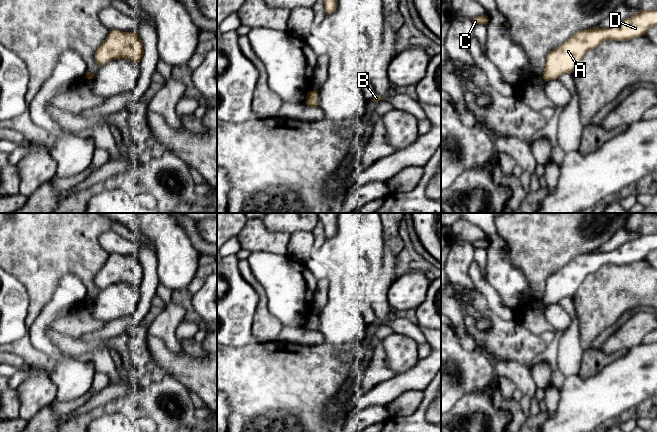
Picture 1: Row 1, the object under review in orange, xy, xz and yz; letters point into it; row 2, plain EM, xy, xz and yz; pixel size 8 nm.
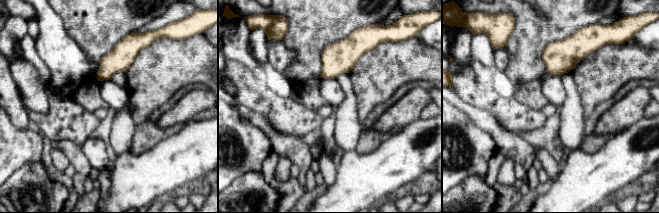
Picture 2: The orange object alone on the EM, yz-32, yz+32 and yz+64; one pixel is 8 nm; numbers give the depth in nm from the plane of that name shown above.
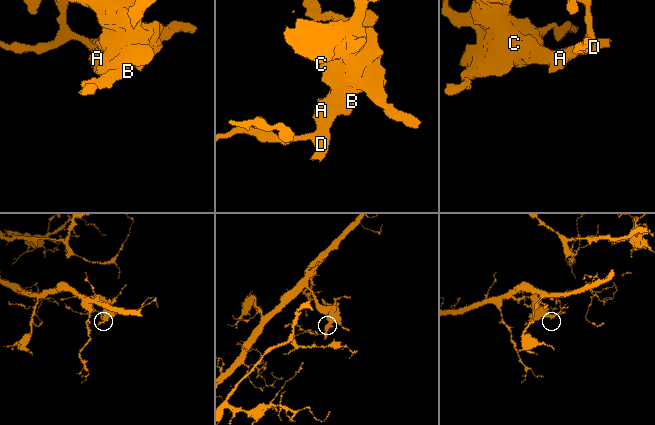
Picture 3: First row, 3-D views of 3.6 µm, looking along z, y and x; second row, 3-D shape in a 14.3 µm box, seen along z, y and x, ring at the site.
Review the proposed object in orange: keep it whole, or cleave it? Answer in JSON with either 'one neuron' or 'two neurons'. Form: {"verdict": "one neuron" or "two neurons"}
{"verdict": "one neuron"}

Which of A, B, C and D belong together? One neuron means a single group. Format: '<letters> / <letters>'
A B C D

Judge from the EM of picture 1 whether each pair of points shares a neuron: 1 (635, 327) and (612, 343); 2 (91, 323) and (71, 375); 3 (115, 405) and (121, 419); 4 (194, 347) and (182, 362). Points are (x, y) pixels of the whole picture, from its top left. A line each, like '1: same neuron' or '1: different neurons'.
1: same neuron
2: different neurons
3: different neurons
4: different neurons

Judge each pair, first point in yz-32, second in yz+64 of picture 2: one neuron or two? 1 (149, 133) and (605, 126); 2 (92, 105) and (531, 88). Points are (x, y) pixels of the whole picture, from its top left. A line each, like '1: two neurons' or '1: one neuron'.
1: two neurons
2: one neuron

